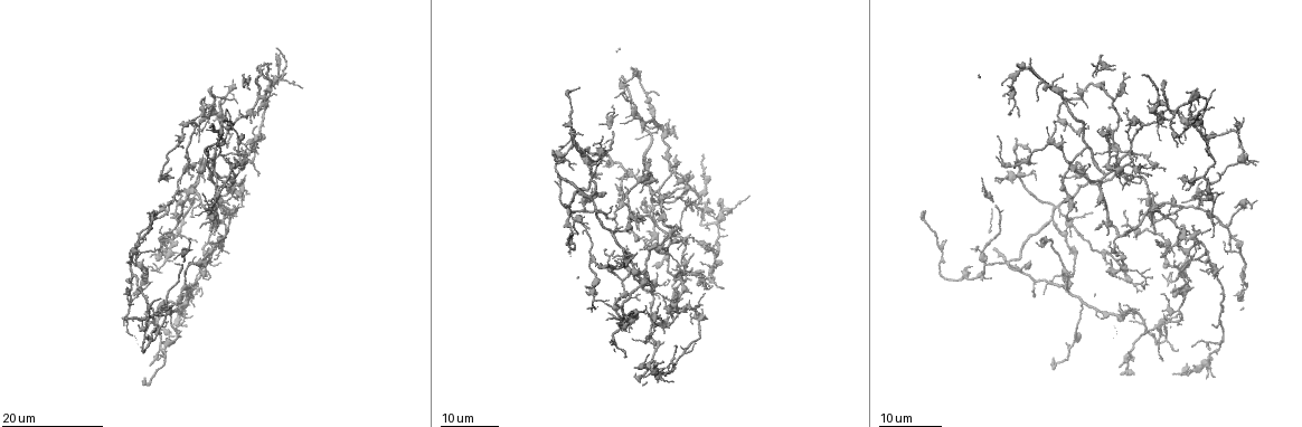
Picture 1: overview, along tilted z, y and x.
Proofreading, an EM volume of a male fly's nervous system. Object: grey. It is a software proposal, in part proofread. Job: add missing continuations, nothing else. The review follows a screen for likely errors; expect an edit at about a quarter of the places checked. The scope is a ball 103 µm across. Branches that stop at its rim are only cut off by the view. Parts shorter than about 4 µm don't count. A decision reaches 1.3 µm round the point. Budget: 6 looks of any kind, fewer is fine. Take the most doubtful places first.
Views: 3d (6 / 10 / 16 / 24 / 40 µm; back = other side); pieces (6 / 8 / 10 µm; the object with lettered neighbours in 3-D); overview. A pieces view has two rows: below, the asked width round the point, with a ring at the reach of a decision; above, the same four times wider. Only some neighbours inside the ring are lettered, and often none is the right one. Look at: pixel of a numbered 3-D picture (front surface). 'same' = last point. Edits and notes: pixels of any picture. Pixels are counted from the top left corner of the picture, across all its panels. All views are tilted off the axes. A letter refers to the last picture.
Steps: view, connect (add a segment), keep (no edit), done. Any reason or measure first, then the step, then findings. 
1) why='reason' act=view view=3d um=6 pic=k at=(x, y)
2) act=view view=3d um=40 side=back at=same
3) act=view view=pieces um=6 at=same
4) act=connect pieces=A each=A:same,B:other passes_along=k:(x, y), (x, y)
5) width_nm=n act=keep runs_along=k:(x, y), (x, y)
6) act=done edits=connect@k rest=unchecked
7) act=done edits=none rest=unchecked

why='free end' act=view view=3d um=16 pic=1 at=(1209, 351)

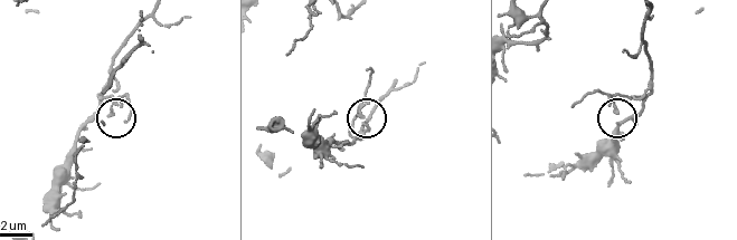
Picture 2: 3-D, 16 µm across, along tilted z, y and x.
why='see the neighbours' act=view view=pieces um=10 pic=2 at=(617, 111)

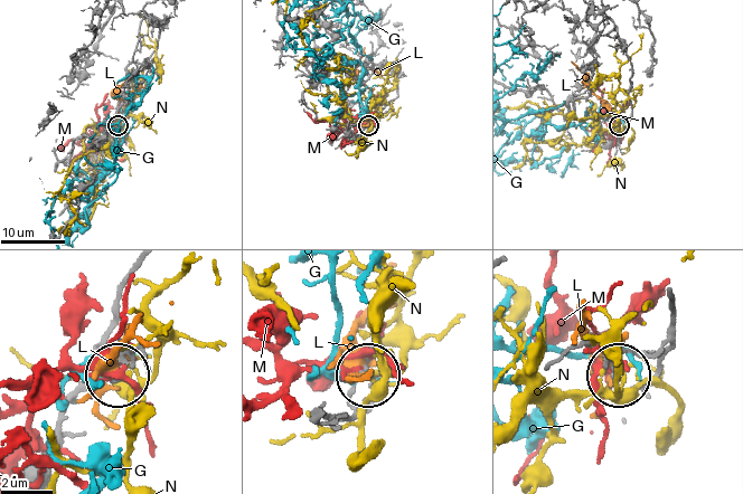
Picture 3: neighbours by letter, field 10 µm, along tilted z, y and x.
act=keep each=G:other,L:other,M:other,N:other found='no lettered segment goes on from it'

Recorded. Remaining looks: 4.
why='an open end' act=view view=3d um=16 pic=1 at=(606, 194)

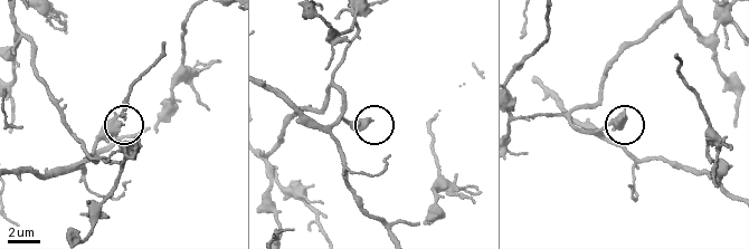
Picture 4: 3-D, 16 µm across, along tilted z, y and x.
act=view view=pieces um=6 pic=4 at=(373, 120)

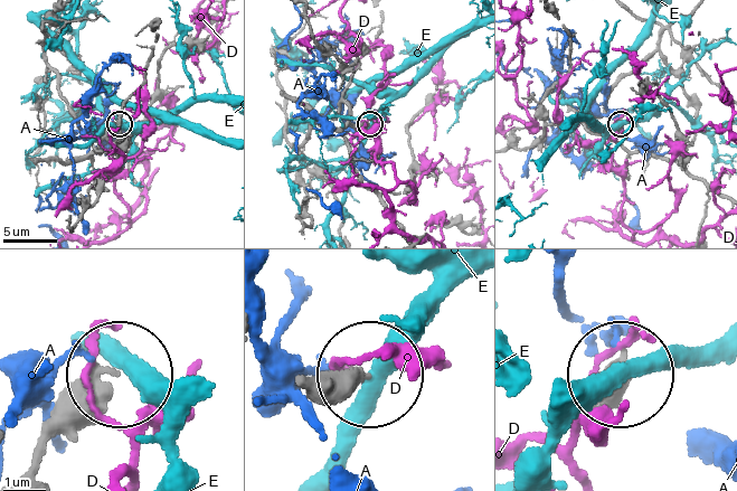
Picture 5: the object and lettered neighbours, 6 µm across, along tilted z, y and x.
act=keep each=A:other,D:other,E:other runs_along=5:(22, 474), (119, 376) found='none of them fits'

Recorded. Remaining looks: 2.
why='branch stops here' act=view view=3d um=16 pic=1 at=(182, 206)

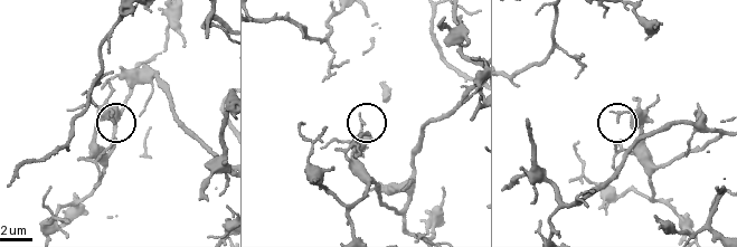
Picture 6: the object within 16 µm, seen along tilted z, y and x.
why='see the neighbours' act=view view=pieces um=10 pic=6 at=(365, 123)

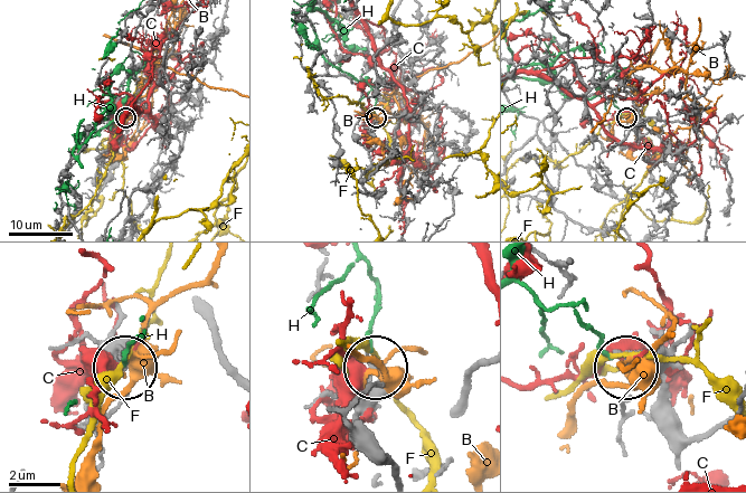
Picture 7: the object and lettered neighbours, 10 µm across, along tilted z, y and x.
act=keep each=B:other,C:other,F:other,H:other found='none of them fits'

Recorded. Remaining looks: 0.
act=done edits=none rest=unchecked

